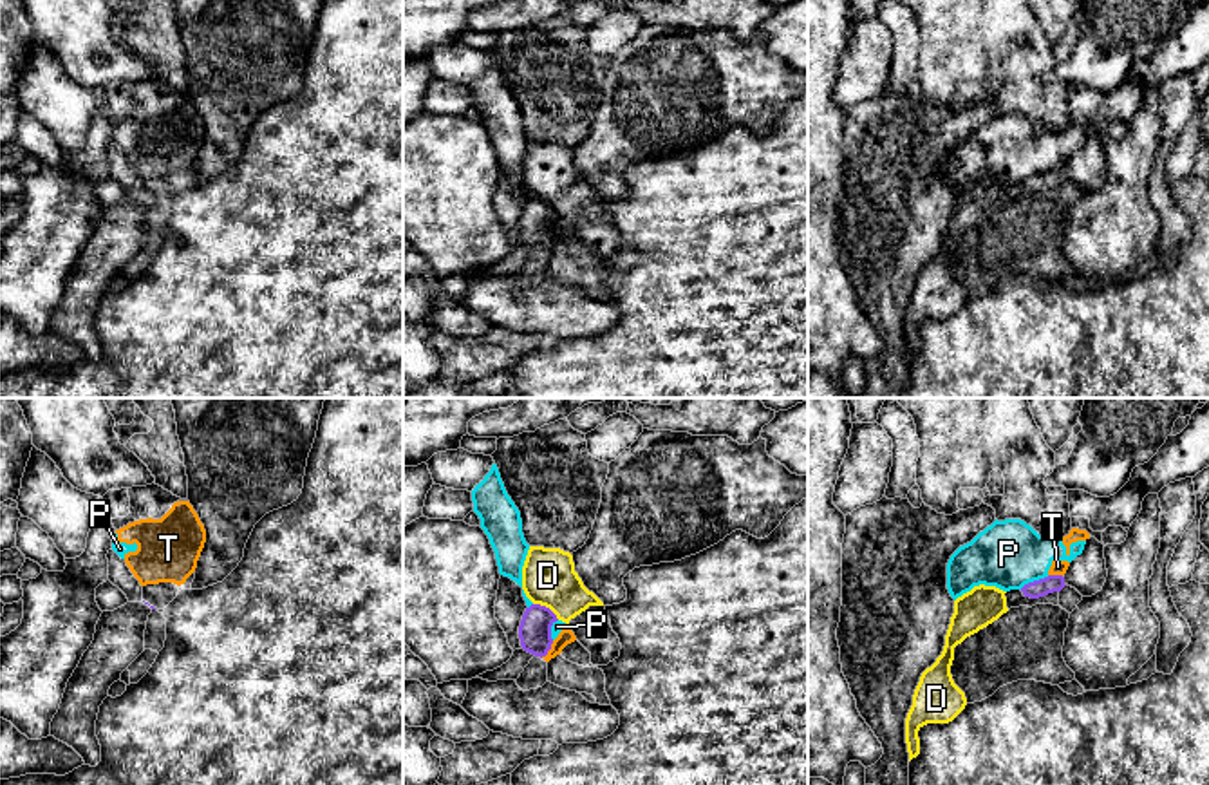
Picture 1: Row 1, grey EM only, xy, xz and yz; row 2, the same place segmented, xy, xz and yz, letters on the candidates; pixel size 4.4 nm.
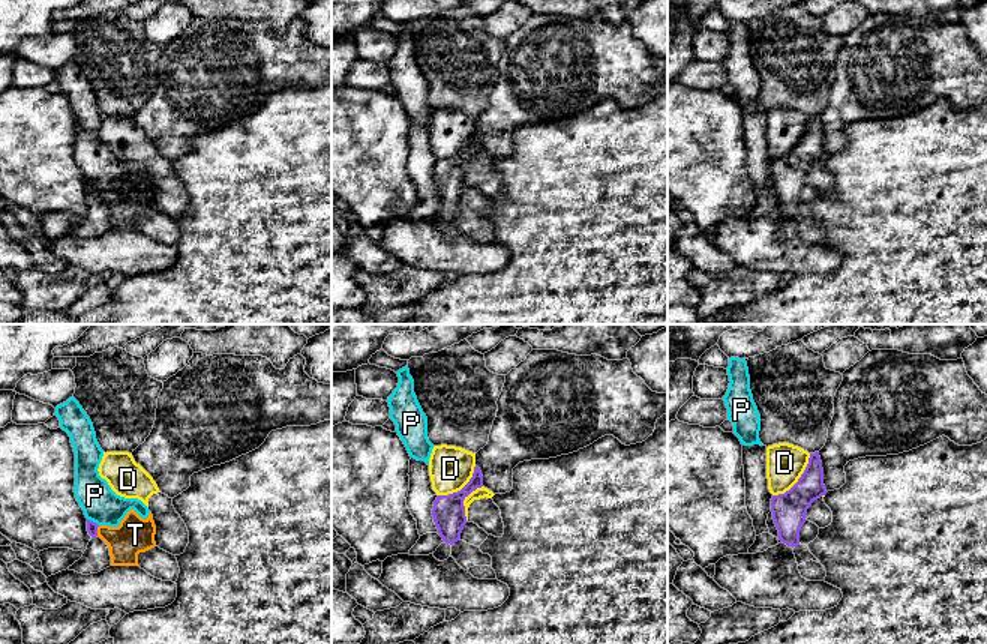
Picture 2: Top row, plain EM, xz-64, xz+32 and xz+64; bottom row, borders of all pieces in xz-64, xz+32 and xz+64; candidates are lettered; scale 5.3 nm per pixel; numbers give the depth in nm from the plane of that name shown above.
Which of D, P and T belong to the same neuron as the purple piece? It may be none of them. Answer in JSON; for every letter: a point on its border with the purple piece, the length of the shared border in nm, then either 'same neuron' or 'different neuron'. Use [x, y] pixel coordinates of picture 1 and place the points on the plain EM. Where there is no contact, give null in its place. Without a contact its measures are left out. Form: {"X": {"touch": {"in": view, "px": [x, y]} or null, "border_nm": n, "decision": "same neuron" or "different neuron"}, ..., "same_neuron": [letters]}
{"D": {"touch": {"in": "xz", "px": [544, 201]}, "border_nm": 140, "decision": "different neuron"}, "P": {"touch": {"in": "yz", "px": [1034, 176]}, "border_nm": 150, "decision": "different neuron"}, "T": {"touch": {"in": "xz", "px": [550, 243]}, "border_nm": 100, "decision": "different neuron"}, "same_neuron": []}

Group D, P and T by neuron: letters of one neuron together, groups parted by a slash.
D / P T

